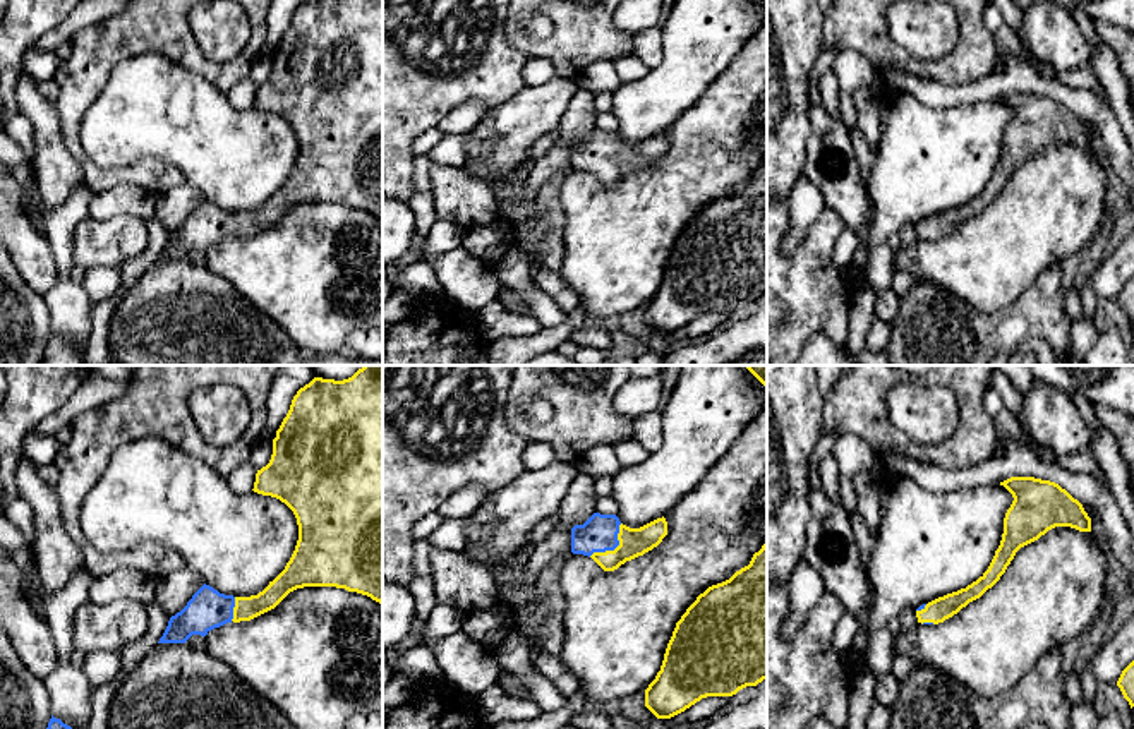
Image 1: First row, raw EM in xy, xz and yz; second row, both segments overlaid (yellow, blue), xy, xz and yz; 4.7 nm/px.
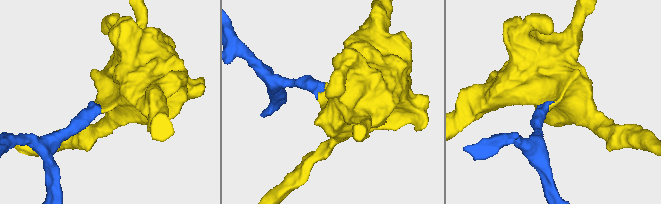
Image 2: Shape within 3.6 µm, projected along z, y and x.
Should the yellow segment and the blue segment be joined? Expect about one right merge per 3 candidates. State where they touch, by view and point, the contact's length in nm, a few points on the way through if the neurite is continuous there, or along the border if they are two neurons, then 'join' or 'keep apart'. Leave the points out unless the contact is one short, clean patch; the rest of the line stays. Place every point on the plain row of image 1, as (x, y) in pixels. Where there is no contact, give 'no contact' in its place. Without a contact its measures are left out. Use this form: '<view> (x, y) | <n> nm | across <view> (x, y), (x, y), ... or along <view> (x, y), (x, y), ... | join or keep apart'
xz (615, 165) | 220 nm | across xz (633, 158), (615, 165), (599, 150) | join

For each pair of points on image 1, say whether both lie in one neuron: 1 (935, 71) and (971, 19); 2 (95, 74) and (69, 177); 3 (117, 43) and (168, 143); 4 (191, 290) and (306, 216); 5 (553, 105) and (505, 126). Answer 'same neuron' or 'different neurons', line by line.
1: same neuron
2: different neurons
3: different neurons
4: different neurons
5: same neuron

